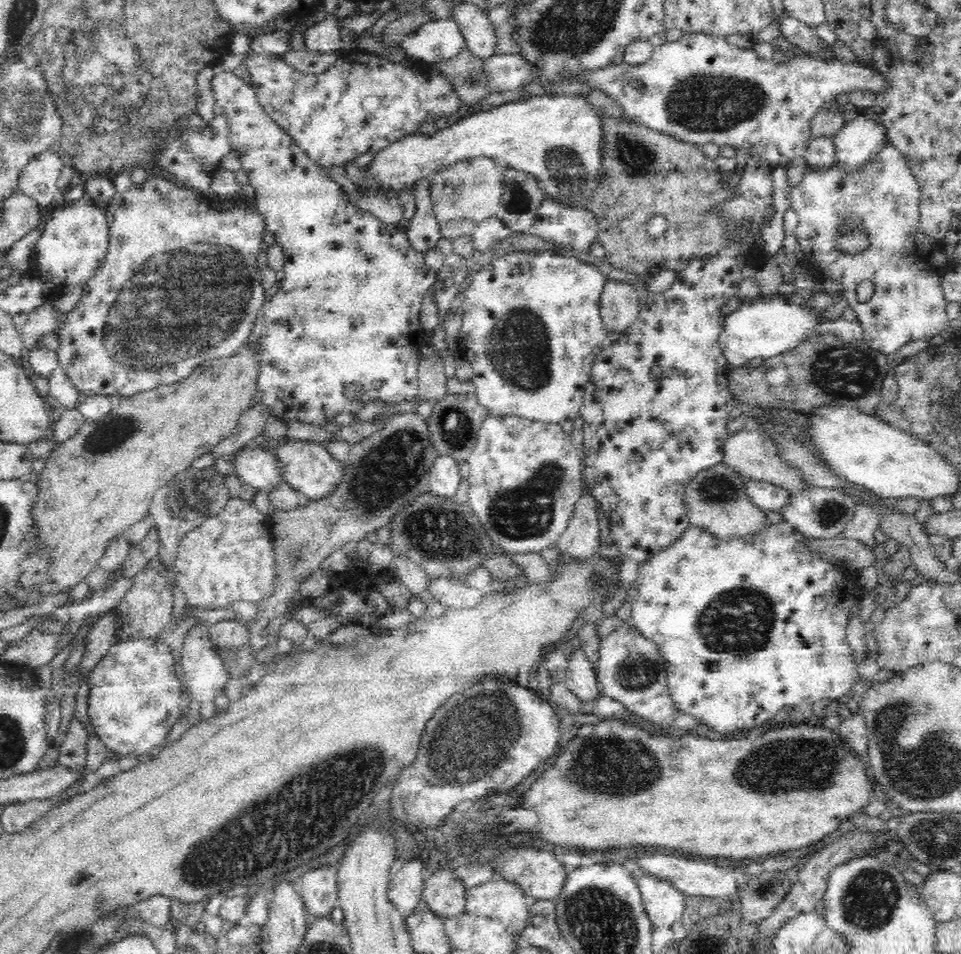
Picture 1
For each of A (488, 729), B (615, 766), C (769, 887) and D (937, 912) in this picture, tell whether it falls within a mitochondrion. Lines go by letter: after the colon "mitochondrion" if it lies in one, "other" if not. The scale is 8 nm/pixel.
A: mitochondrion
B: mitochondrion
C: mitochondrion
D: other

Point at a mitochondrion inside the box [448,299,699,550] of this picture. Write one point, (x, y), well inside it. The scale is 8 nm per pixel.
(525, 513)

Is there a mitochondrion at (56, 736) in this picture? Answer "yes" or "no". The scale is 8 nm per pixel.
no

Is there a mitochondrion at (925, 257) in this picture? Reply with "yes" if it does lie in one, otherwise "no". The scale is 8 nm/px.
no

